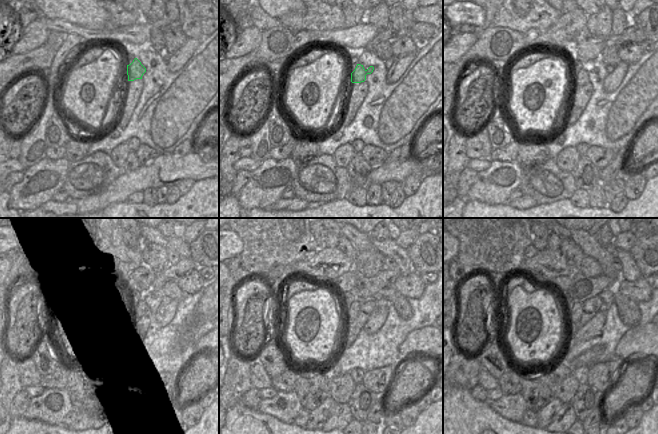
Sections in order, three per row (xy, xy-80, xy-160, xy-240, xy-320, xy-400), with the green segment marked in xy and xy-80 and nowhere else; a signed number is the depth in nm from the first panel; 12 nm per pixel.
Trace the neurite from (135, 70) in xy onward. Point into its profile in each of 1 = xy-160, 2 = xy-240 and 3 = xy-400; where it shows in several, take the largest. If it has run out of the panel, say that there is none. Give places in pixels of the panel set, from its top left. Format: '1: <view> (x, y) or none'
1: xy-160 (581, 78)
2: xy-240 (132, 305)
3: xy-400 (574, 315)

